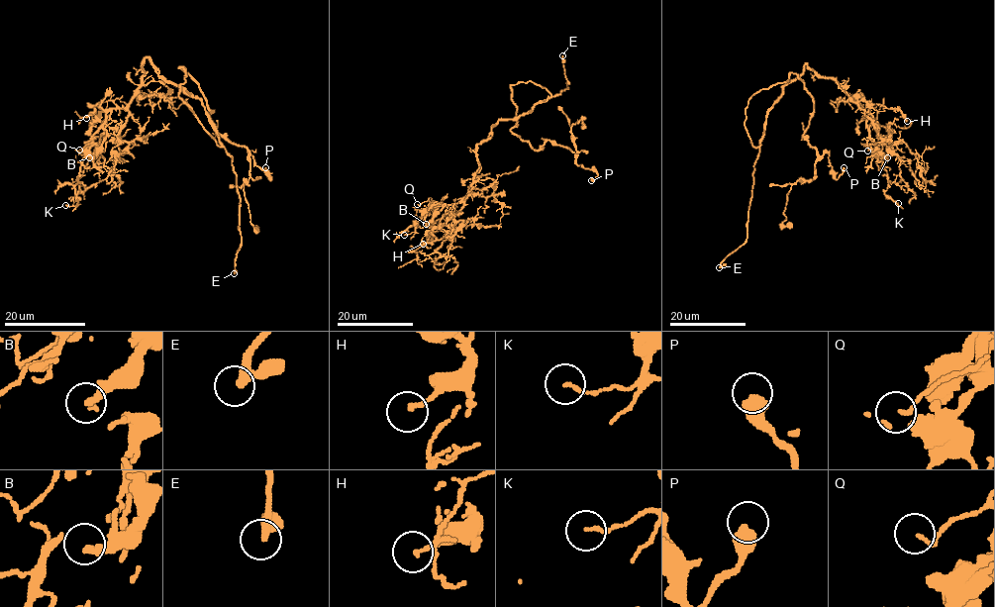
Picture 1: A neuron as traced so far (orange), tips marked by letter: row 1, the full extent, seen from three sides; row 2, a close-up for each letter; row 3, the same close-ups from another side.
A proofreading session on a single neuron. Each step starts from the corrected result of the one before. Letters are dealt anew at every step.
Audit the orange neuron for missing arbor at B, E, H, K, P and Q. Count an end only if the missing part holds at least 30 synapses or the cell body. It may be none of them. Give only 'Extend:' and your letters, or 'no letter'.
Extend: E

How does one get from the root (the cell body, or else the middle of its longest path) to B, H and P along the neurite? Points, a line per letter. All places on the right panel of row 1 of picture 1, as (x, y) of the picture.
B: (760, 142), (769, 109), (807, 64), (821, 76), (831, 77), (867, 112), (866, 127), (875, 150), (887, 157)
H: (760, 142), (769, 109), (806, 64), (821, 76), (831, 77), (864, 111), (880, 104), (899, 110), (907, 121)
P: (760, 142), (745, 126), (747, 102), (793, 73), (813, 102), (804, 137), (836, 178), (844, 167)

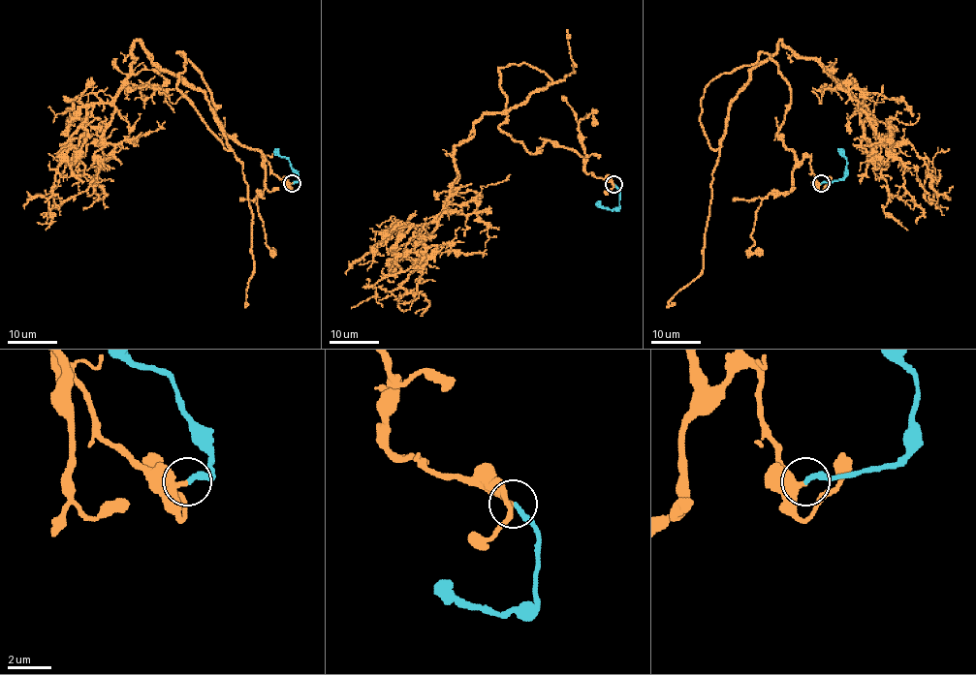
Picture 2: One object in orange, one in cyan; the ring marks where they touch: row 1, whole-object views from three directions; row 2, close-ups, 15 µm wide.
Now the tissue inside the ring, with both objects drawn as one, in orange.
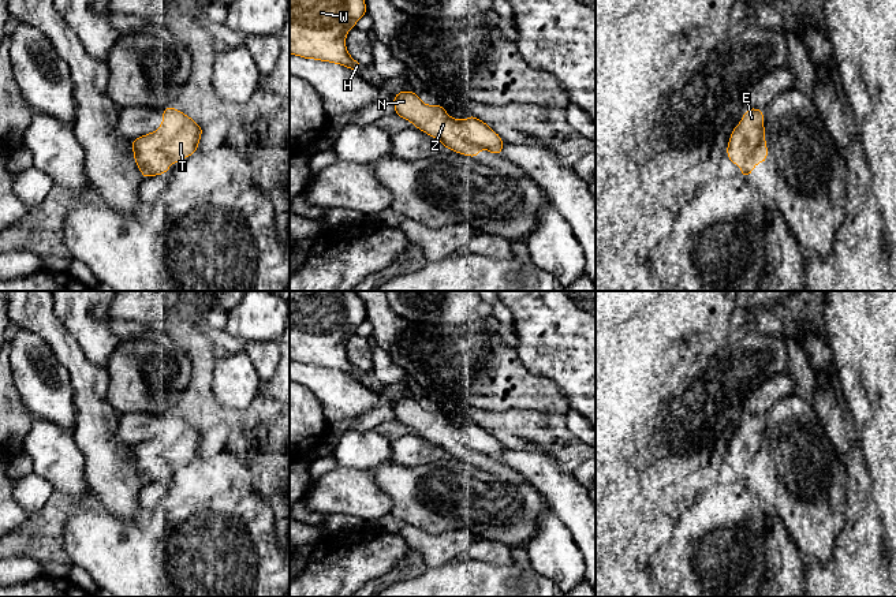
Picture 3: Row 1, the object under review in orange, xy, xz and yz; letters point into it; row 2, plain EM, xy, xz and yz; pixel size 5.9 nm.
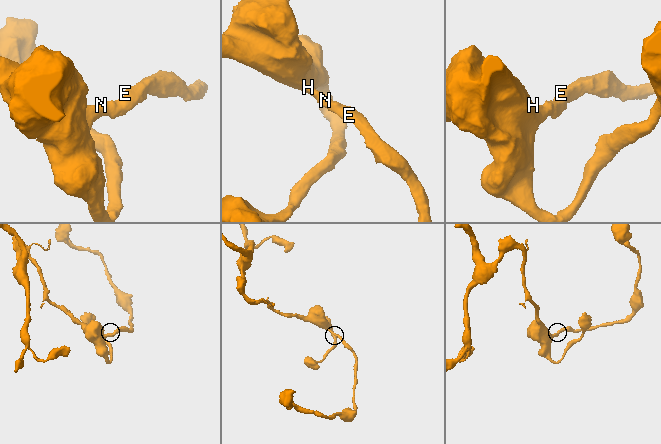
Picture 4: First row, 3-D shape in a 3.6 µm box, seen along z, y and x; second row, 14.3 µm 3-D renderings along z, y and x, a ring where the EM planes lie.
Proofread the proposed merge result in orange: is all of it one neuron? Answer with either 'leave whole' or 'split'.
leave whole

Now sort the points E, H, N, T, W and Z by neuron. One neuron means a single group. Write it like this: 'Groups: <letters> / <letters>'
Groups: E H N T W Z

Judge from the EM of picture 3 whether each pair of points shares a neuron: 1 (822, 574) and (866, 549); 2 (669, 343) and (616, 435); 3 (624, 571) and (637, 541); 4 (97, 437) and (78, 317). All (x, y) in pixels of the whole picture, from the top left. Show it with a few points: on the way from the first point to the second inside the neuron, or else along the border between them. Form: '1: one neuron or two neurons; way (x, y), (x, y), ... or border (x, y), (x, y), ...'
1: two neurons; border (829, 567), (839, 582)
2: one neuron; way (646, 366), (616, 396), (616, 411)
3: two neurons; border (626, 558), (630, 563)
4: two neurons; border (64, 327), (82, 353), (92, 362), (104, 366)

